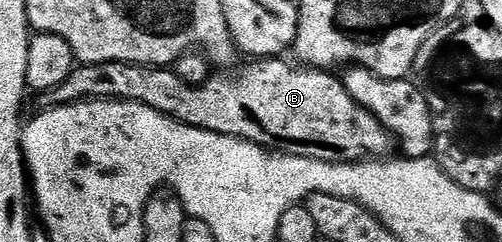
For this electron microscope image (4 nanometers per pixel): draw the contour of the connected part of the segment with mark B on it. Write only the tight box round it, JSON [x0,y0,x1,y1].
[38,59,393,161]

